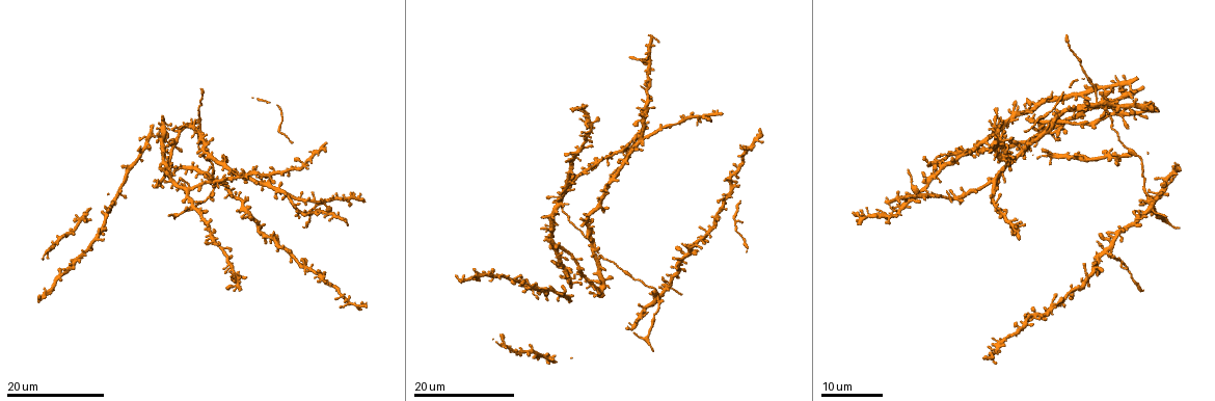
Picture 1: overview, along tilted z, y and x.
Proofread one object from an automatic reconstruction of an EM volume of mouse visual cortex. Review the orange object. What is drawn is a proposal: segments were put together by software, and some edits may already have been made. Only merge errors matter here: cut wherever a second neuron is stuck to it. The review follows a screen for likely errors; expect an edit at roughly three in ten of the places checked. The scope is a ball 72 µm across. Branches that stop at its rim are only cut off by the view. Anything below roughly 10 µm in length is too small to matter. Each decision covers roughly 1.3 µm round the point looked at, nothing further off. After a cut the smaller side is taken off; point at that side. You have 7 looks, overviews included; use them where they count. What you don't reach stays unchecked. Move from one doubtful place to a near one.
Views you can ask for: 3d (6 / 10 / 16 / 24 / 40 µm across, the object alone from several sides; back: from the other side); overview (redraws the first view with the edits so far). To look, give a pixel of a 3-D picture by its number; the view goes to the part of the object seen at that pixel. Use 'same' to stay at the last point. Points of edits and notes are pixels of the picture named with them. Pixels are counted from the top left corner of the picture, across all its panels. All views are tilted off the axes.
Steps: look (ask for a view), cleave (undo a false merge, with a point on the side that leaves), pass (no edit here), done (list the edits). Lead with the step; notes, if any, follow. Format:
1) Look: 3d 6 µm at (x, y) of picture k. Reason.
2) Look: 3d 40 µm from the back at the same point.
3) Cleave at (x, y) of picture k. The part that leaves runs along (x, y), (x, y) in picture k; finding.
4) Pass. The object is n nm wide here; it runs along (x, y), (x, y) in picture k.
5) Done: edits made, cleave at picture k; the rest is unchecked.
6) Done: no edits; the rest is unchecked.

Look: 3d 16 µm at (306, 165) of picture 1. Four arms meet.

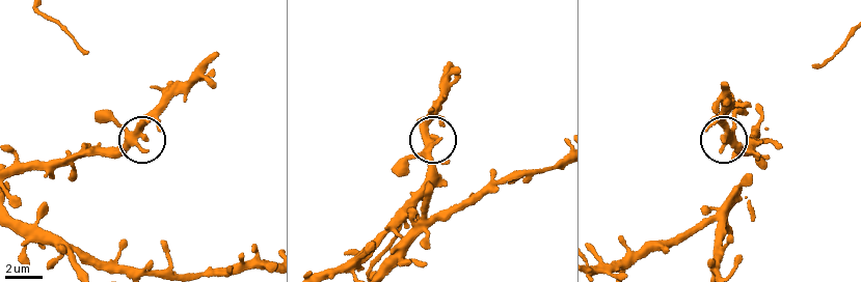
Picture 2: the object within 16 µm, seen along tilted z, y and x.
Look: 3d 6 µm at (728, 134) of picture 2.

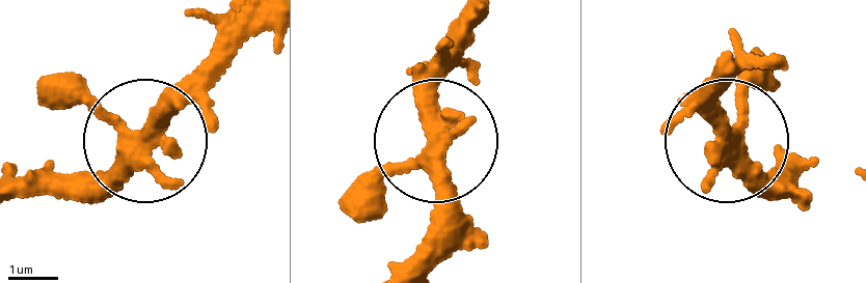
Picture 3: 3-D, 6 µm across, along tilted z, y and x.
Pass. All the same neuron.

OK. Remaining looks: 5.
Look: 3d 24 µm at (267, 175) of picture 1. Four or more arms meet.

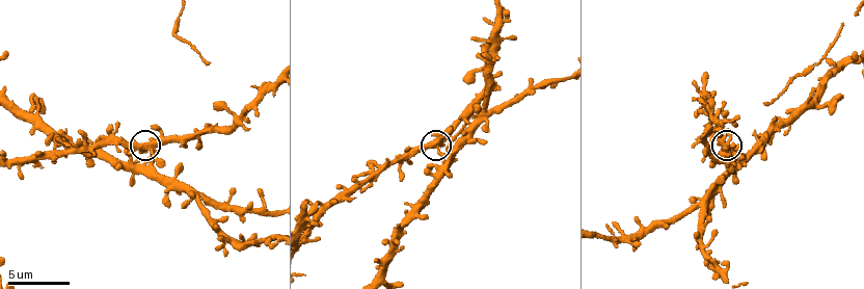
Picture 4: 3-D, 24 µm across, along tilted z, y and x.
Look: 3d 10 µm at (439, 150) of picture 4.

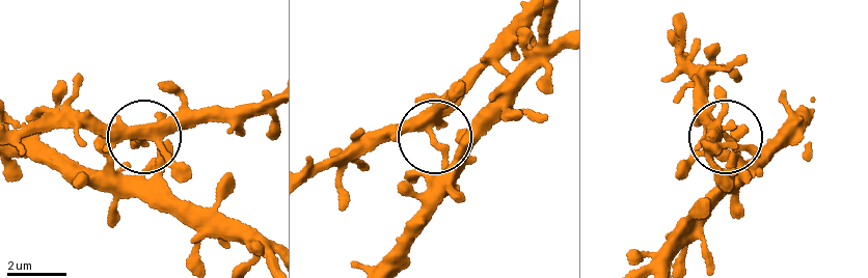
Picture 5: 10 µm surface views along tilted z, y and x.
Pass. It runs along (20, 133), (86, 123), (139, 135), (210, 120) in picture 5; continuous, no second neuron.

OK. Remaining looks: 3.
Look: 3d 6 µm at (699, 204) of picture 4. Four or more arms meet.

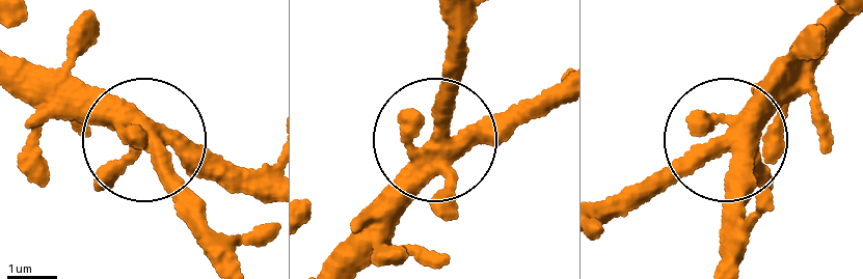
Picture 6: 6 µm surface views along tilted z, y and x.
Pass. The side arm is 19 µm long; it runs along (23, 68), (68, 101), (171, 136), (247, 194) in picture 6; all the same neuron.

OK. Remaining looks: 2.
Done: no edits; the rest is unchecked.

